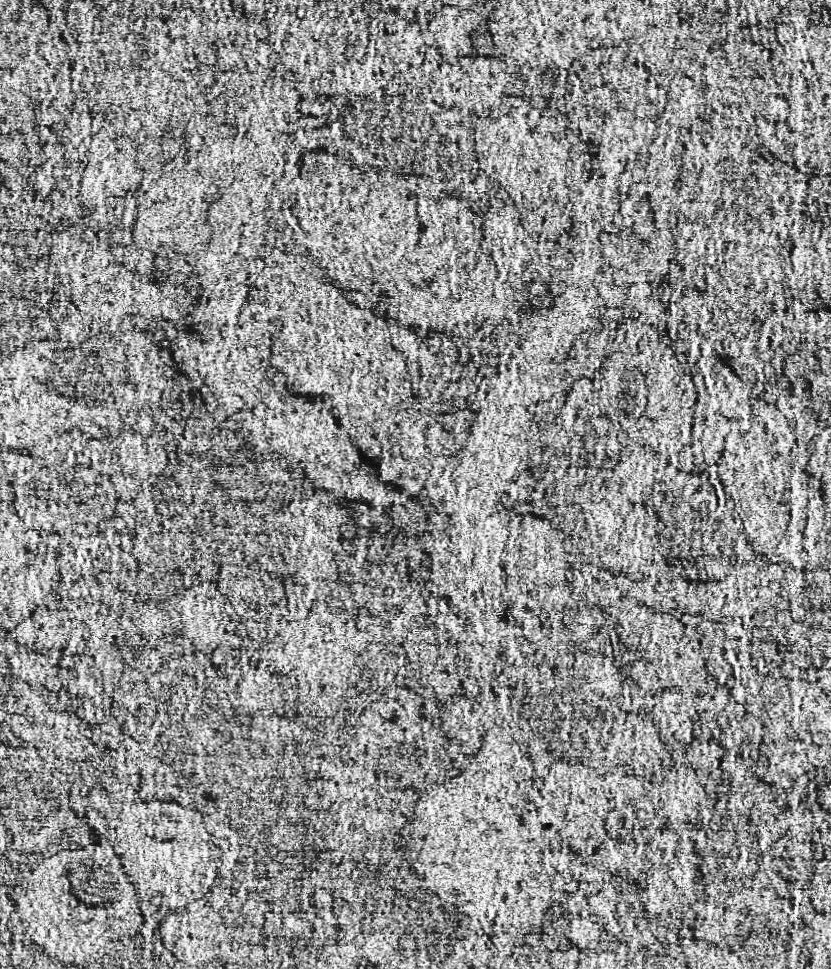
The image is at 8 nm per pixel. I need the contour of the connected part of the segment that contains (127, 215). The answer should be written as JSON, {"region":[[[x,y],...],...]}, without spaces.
{"region":[[[130,190],[125,191],[123,195],[119,195],[117,203],[114,205],[113,214],[123,225],[131,227],[135,223],[135,215],[137,212],[137,197]]]}

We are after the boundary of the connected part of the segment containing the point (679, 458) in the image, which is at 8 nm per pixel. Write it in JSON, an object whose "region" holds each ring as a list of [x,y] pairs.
{"region":[[[683,447],[675,457],[667,459],[667,463],[669,463],[671,467],[677,467],[679,471],[685,471],[685,473],[691,473],[691,475],[697,475],[697,473],[699,473],[691,447]]]}

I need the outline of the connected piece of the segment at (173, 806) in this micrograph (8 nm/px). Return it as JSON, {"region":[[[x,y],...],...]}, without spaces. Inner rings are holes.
{"region":[[[137,799],[121,807],[121,811],[111,819],[109,829],[113,831],[117,843],[117,855],[129,881],[133,883],[139,899],[145,899],[151,905],[183,909],[185,905],[195,903],[199,897],[207,895],[207,891],[211,891],[219,881],[215,869],[219,859],[219,849],[213,845],[211,835],[207,833],[201,821],[201,815],[193,807],[181,805],[177,801]],[[155,813],[171,821],[175,829],[171,837],[155,841],[141,831],[141,823]]]}

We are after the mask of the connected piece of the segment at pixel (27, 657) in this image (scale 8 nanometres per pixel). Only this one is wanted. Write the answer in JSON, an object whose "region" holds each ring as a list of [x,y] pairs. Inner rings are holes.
{"region":[[[19,649],[15,655],[9,657],[9,669],[31,689],[41,689],[47,677],[57,673],[57,665],[53,665],[43,653],[27,649]]]}

